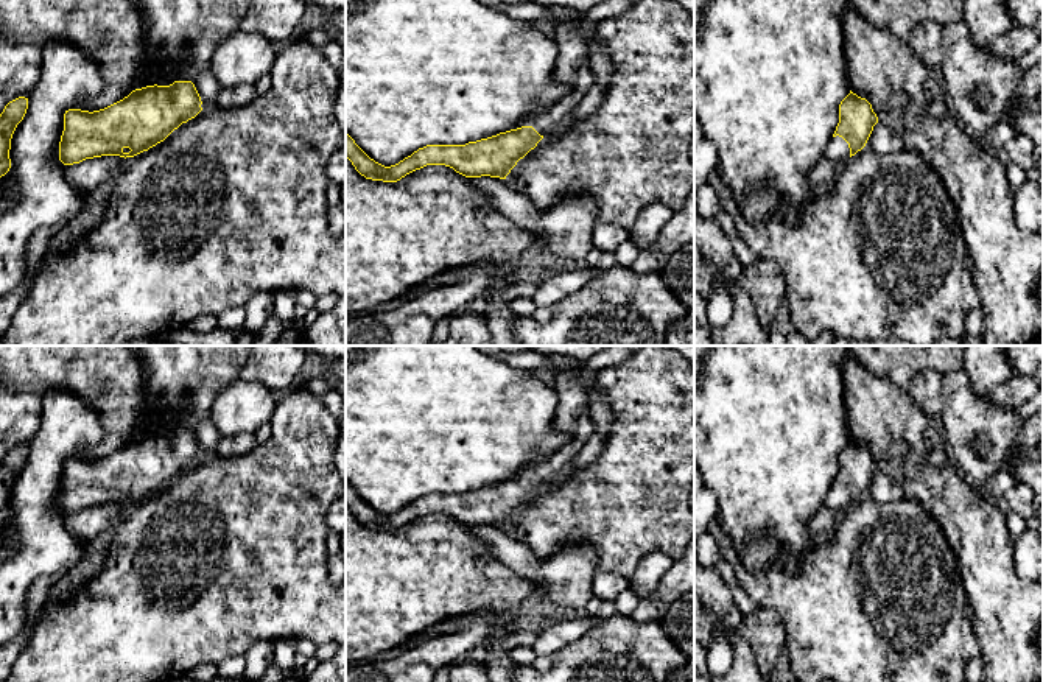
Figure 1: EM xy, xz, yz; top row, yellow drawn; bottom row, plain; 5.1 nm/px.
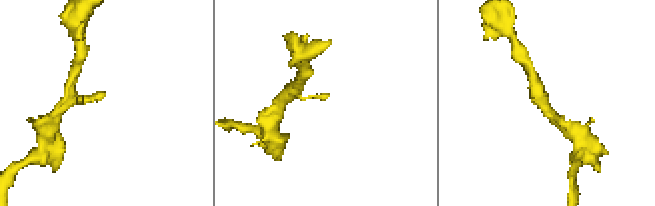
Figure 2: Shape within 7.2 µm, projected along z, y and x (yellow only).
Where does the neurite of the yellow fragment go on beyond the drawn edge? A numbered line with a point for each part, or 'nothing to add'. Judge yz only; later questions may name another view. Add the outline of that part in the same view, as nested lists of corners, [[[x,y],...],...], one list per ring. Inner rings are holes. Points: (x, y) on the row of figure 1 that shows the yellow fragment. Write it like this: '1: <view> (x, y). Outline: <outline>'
1: yz (838, 148). Outline: [[[839,135],[833,137],[825,148],[824,157],[828,157],[831,160],[845,162],[847,159],[850,159],[848,143]]]

